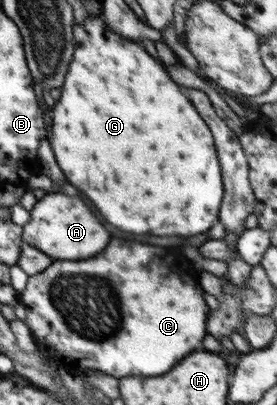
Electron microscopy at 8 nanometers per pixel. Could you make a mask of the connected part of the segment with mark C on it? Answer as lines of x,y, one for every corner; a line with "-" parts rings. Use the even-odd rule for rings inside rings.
114,237
102,255
96,255
94,259
72,263
54,261
48,269
29,276
19,301
26,309
25,322
34,333
38,352
50,363
72,367
82,376
98,371
115,378
156,377
168,373
170,367
178,365
180,359
202,345
211,312
204,300
204,292
198,271
194,271
188,261
186,271
180,271
176,261
172,261
172,255
164,255
162,247
146,247

